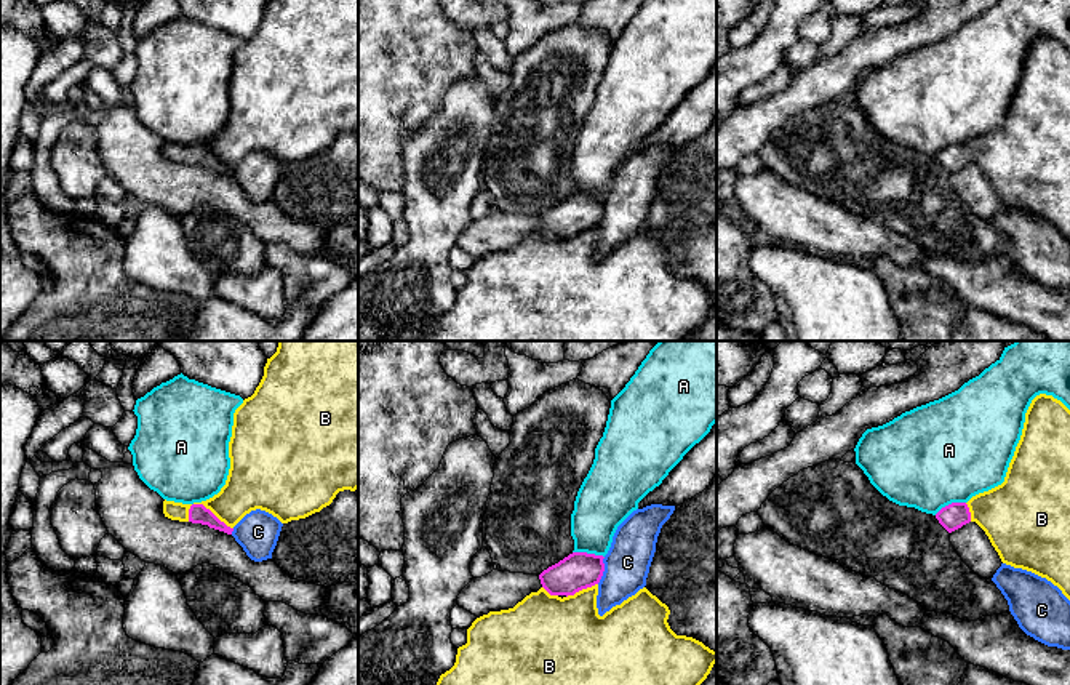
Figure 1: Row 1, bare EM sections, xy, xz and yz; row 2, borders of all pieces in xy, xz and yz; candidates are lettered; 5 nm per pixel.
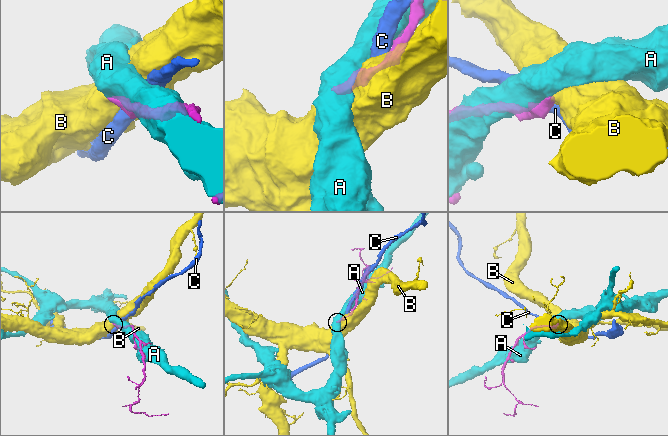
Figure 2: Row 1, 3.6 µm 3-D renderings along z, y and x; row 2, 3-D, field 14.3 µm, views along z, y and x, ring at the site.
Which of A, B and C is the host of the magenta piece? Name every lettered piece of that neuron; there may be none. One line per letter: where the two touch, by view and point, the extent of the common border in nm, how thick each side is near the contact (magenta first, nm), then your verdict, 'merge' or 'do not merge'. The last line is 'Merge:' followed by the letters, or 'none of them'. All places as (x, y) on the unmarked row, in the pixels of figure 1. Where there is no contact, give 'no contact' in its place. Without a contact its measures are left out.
A: contact xz (589, 196); length 160 nm; calibres 190 and 260 nm; do not merge
B: contact xy (208, 151); length 260 nm; calibres 100 and 240 nm; merge
C: contact xz (603, 212); length 140 nm; calibres 190 and 220 nm; do not merge
Merge: B

